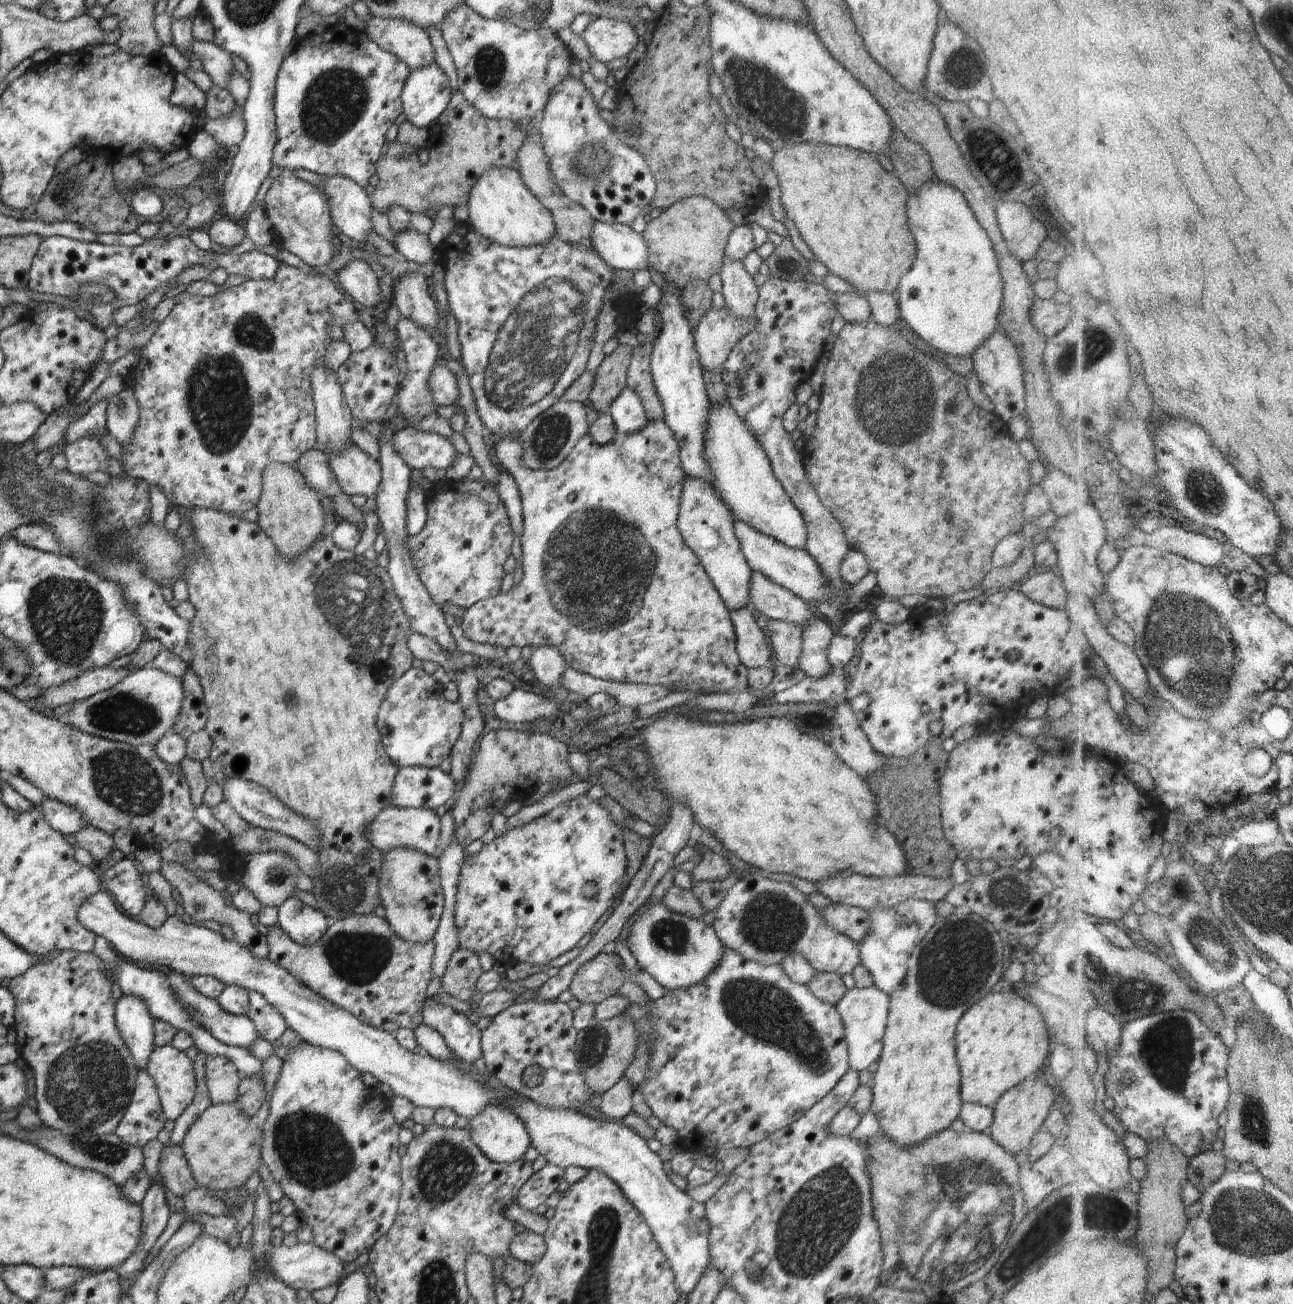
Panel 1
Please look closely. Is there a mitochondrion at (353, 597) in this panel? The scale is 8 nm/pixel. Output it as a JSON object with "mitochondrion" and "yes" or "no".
{"mitochondrion":"yes"}

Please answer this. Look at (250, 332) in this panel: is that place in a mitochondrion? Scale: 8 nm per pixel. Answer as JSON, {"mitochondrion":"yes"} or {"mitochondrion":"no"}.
{"mitochondrion":"yes"}

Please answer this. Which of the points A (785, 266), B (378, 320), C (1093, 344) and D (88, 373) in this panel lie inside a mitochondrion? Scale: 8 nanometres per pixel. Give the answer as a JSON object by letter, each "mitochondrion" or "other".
{"A":"other","B":"other","C":"mitochondrion","D":"other"}

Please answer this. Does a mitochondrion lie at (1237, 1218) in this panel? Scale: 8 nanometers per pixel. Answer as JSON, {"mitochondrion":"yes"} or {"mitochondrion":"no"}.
{"mitochondrion":"yes"}

